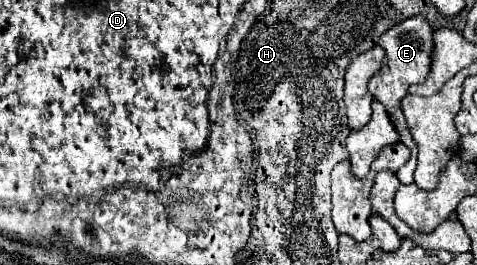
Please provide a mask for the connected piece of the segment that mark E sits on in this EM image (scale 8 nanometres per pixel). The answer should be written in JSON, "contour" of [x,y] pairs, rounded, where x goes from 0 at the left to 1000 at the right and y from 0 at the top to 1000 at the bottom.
{"contour":[[[864,60],[864,68],[851,68],[843,75],[839,91],[822,98],[818,113],[809,113],[809,128],[801,128],[797,143],[797,174],[809,189],[809,219],[805,219],[805,242],[801,242],[801,264],[792,279],[780,287],[780,302],[771,309],[771,340],[776,355],[784,355],[784,370],[792,385],[801,385],[809,400],[809,423],[818,438],[818,453],[826,460],[830,491],[839,498],[839,528],[843,543],[851,543],[864,574],[860,604],[830,649],[834,679],[843,694],[864,694],[868,687],[868,642],[872,642],[872,536],[851,475],[851,453],[847,453],[847,430],[843,430],[843,408],[839,408],[839,377],[851,362],[851,340],[855,325],[864,317],[885,317],[885,302],[893,302],[897,272],[901,272],[901,211],[910,196],[910,158],[906,158],[906,106],[897,91],[893,68],[885,60]]]}

